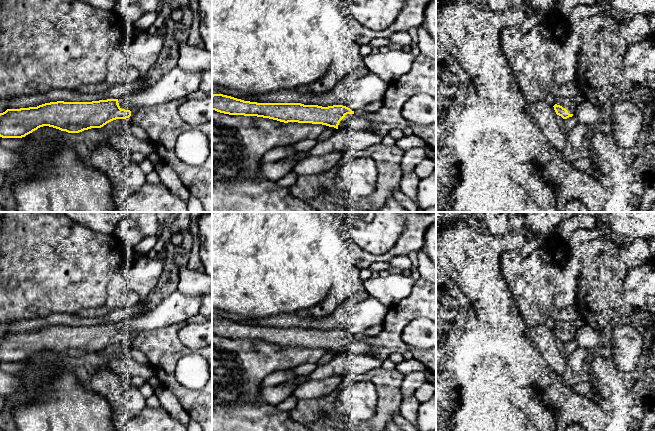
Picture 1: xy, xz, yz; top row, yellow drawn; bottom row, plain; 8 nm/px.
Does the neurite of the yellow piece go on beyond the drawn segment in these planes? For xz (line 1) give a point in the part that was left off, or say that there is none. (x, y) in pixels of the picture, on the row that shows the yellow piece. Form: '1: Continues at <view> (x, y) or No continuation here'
1: Continues at xz (351, 121)

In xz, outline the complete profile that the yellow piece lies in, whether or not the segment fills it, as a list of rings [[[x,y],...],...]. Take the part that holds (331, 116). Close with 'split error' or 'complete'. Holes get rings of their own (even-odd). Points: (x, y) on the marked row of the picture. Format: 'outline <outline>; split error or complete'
outline [[[223,94],[212,95],[212,110],[229,115],[269,118],[280,122],[322,124],[336,129],[370,132],[371,122],[343,105],[322,107],[301,103],[257,103]]]; split error

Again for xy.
outline [[[178,66],[166,74],[160,76],[159,80],[138,91],[120,97],[118,99],[107,99],[92,102],[50,102],[37,107],[7,109],[0,113],[0,137],[22,138],[43,126],[49,126],[68,133],[79,133],[91,128],[101,128],[116,119],[126,119],[131,116],[133,108],[144,108],[187,97],[199,90],[204,73],[190,72]]]; split error

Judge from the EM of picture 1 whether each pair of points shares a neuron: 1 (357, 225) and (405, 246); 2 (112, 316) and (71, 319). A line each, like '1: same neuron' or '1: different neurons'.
1: different neurons
2: same neuron

